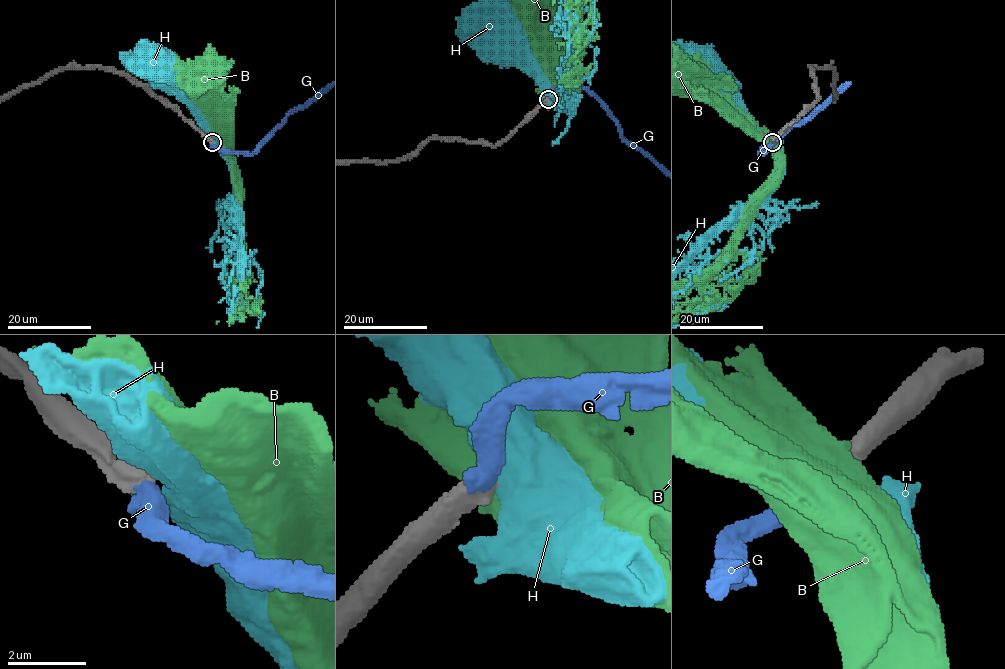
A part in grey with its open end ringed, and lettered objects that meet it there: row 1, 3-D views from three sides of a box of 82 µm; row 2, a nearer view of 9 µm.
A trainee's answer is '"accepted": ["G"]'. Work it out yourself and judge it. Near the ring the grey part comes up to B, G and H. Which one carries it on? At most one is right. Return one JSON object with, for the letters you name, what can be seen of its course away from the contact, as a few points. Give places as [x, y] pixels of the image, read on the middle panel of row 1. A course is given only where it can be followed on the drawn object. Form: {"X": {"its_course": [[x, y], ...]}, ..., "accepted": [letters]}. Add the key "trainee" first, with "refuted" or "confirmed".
{"trainee": "confirmed", "accepted": ["G"]}

